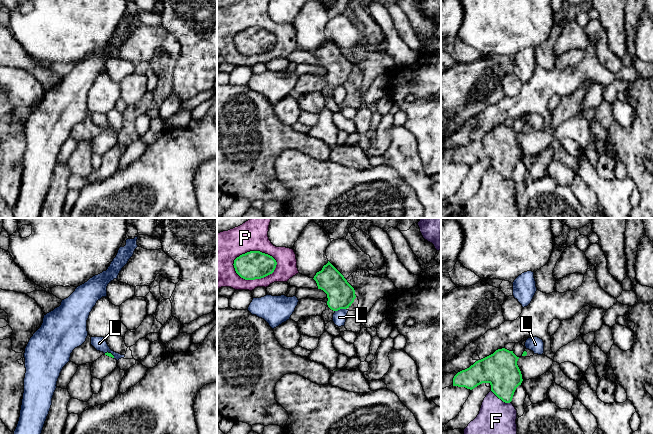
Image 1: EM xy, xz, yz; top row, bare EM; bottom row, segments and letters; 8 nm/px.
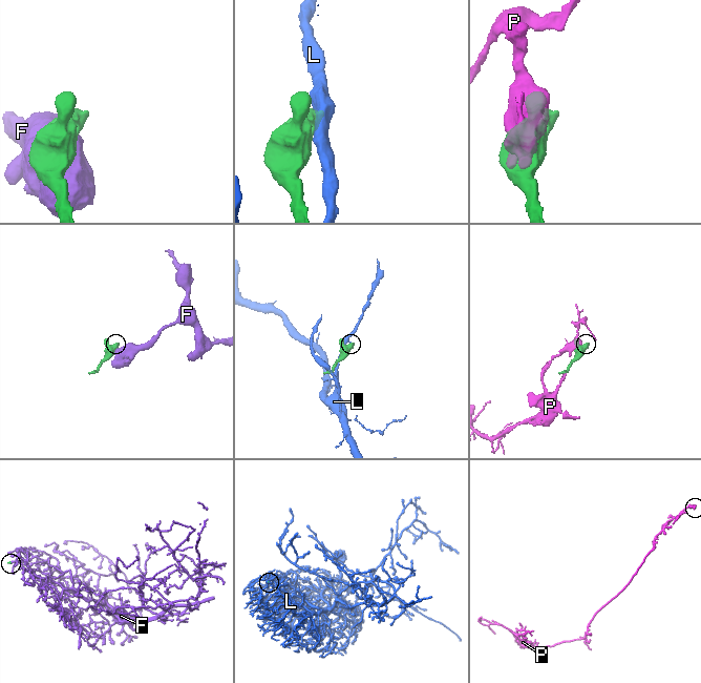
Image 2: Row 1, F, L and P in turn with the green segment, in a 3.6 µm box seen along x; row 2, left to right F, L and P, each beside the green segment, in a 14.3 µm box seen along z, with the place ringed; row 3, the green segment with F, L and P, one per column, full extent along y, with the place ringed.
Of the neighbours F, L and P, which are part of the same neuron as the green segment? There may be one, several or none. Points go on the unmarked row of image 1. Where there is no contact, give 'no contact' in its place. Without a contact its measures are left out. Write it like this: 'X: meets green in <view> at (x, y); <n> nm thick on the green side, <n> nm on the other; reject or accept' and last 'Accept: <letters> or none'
F: meets green in yz at (501, 175); 280 nm thick on the green side, 360 nm on the other; reject
L: meets green in xz at (340, 84); 220 nm thick on the green side, 110 nm on the other; reject
P: meets green in xz at (253, 27); 220 nm thick on the green side, 260 nm on the other; reject
Accept: none

